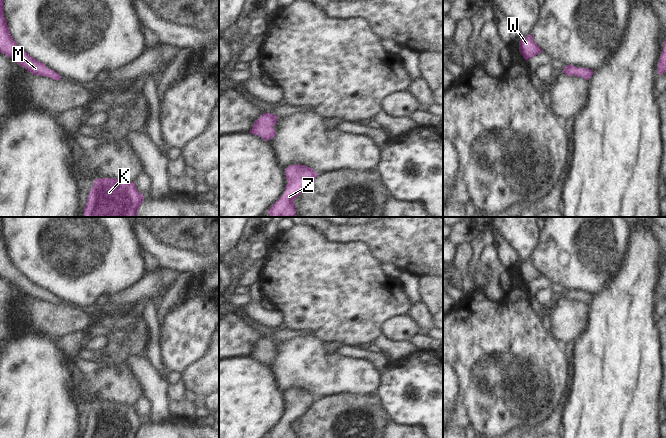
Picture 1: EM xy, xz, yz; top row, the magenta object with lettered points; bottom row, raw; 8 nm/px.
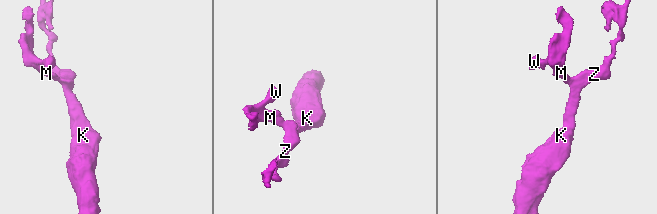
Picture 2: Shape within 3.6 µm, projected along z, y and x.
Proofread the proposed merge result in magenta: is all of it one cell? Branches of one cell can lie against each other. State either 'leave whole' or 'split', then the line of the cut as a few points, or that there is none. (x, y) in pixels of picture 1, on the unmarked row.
leave whole; no cut

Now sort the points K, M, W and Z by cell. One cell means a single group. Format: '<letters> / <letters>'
K M W Z

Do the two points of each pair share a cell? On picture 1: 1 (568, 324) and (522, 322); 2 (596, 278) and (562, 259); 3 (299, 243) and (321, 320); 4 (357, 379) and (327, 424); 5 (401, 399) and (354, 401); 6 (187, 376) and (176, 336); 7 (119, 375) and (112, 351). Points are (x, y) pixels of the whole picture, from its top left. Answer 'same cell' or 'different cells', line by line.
1: different cells
2: same cell
3: same cell
4: different cells
5: different cells
6: different cells
7: same cell

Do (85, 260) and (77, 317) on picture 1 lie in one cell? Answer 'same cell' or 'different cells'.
different cells

